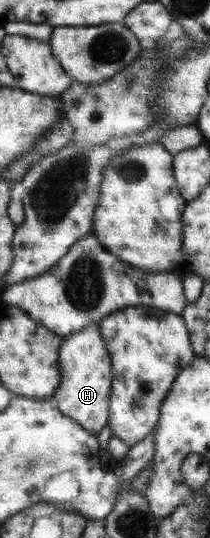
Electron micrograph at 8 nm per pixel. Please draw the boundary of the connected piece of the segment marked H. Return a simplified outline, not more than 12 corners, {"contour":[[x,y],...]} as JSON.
{"contour":[[98,324],[63,336],[51,400],[98,436],[112,359]]}

